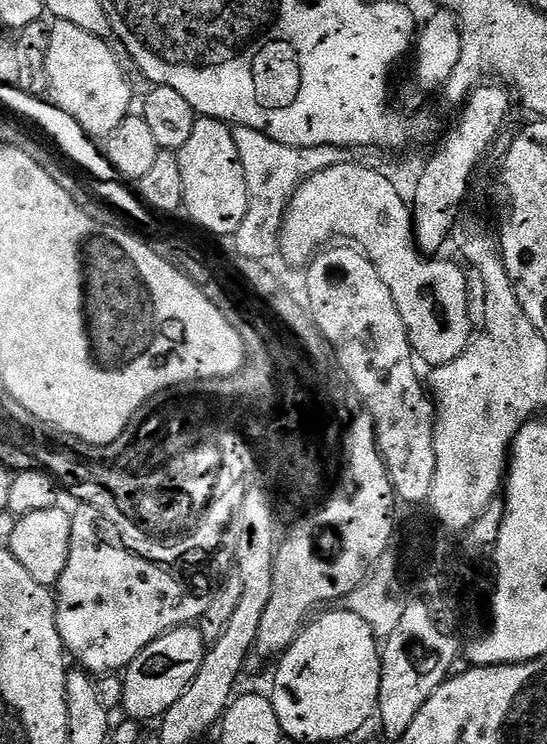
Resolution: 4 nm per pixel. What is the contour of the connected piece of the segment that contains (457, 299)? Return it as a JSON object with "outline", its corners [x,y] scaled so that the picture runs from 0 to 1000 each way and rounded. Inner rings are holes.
{"outline":[[[645,219],[603,223],[559,239],[552,250],[545,250],[527,286],[519,290],[510,343],[521,344],[534,355],[556,358],[605,324],[600,323],[605,317],[631,317],[636,321],[631,324],[642,325],[676,347],[698,379],[713,384],[713,395],[720,395],[720,411],[728,411],[728,422],[735,422],[755,474],[770,485],[775,483],[782,492],[830,487],[852,470],[867,450],[863,419],[856,415],[856,371],[830,351],[784,347],[762,333],[761,321],[753,317],[753,282],[748,270],[740,259],[737,263],[724,254],[717,241],[715,235],[700,237],[691,234],[691,228],[669,228],[669,223]]]}

